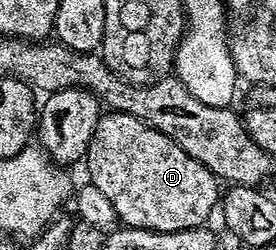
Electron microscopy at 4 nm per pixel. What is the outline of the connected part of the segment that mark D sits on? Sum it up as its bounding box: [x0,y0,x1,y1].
[90,110,221,232]

